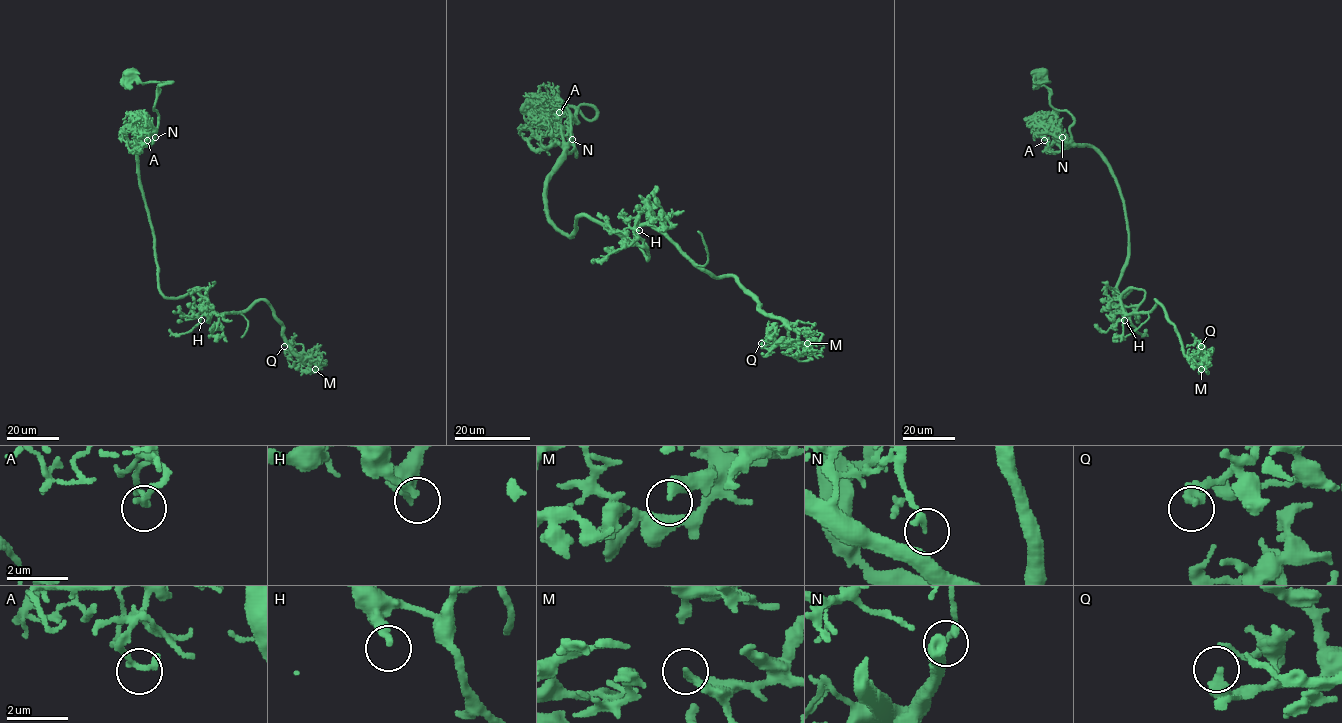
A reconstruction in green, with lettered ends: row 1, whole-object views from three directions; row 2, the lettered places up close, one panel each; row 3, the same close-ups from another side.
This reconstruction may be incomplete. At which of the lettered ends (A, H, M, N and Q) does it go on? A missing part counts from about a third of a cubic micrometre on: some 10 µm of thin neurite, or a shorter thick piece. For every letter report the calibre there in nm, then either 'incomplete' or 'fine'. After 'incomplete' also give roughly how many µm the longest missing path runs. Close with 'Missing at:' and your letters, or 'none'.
A: calibre 240 nm; fine
H: calibre 220 nm; fine
M: calibre 280 nm; fine
N: calibre 200 nm; fine
Q: calibre 380 nm; fine
Missing at: none

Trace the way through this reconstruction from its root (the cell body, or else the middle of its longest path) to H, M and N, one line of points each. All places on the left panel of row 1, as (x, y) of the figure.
H: (131, 74), (172, 82), (157, 87), (156, 133), (138, 148), (137, 173), (160, 292), (197, 288), (201, 320)
M: (131, 74), (172, 82), (137, 151), (160, 292), (197, 288), (219, 313), (264, 300), (315, 369)
N: (131, 74), (142, 82), (172, 82), (156, 89), (154, 109), (158, 126), (152, 142), (155, 131), (155, 137)

